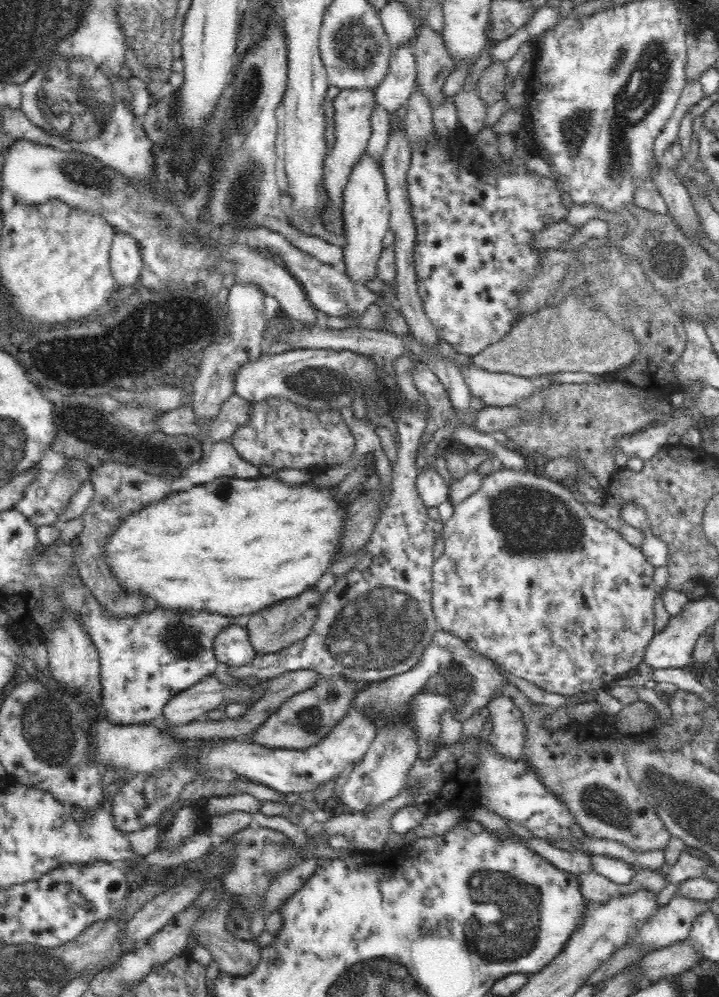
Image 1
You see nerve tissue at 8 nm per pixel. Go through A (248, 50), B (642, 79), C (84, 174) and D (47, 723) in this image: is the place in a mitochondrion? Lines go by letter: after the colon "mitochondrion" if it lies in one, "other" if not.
A: other
B: mitochondrion
C: mitochondrion
D: mitochondrion

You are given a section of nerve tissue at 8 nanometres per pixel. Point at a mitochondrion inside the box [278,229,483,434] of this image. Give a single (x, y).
(318, 383)

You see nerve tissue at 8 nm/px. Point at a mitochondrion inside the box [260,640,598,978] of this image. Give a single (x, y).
(508, 919)

